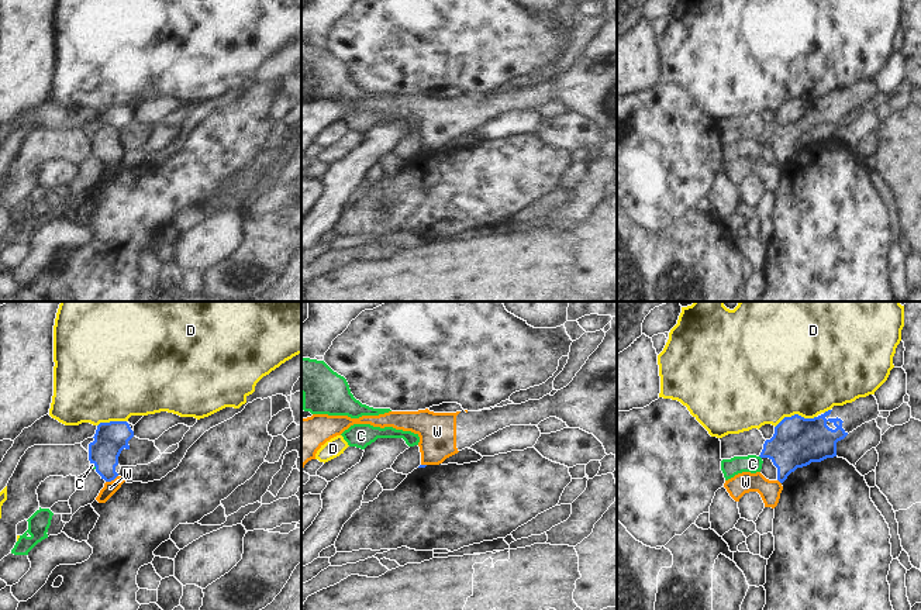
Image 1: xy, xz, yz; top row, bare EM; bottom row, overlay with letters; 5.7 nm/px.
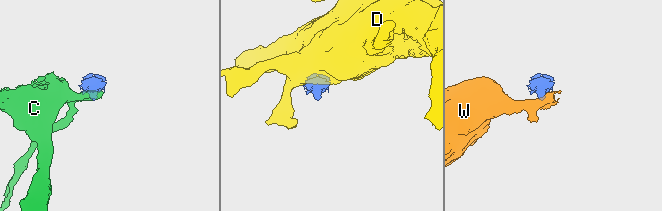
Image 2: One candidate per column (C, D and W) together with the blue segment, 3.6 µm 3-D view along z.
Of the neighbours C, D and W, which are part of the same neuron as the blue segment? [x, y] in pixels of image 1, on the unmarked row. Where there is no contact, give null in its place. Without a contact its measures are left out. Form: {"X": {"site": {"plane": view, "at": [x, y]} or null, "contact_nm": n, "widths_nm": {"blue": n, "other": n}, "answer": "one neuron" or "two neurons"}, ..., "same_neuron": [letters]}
{"C": {"site": {"plane": "xy", "at": [95, 150]}, "contact_nm": 50, "widths_nm": {"blue": 190, "other": 30}, "answer": "one neuron"}, "D": {"site": {"plane": "yz", "at": [794, 99]}, "contact_nm": 240, "widths_nm": {"blue": 280, "other": 500}, "answer": "two neurons"}, "W": {"site": {"plane": "xy", "at": [111, 164]}, "contact_nm": 80, "widths_nm": {"blue": 190, "other": 80}, "answer": "two neurons"}, "same_neuron": ["C"]}

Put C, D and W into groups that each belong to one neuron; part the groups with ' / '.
C / D / W

